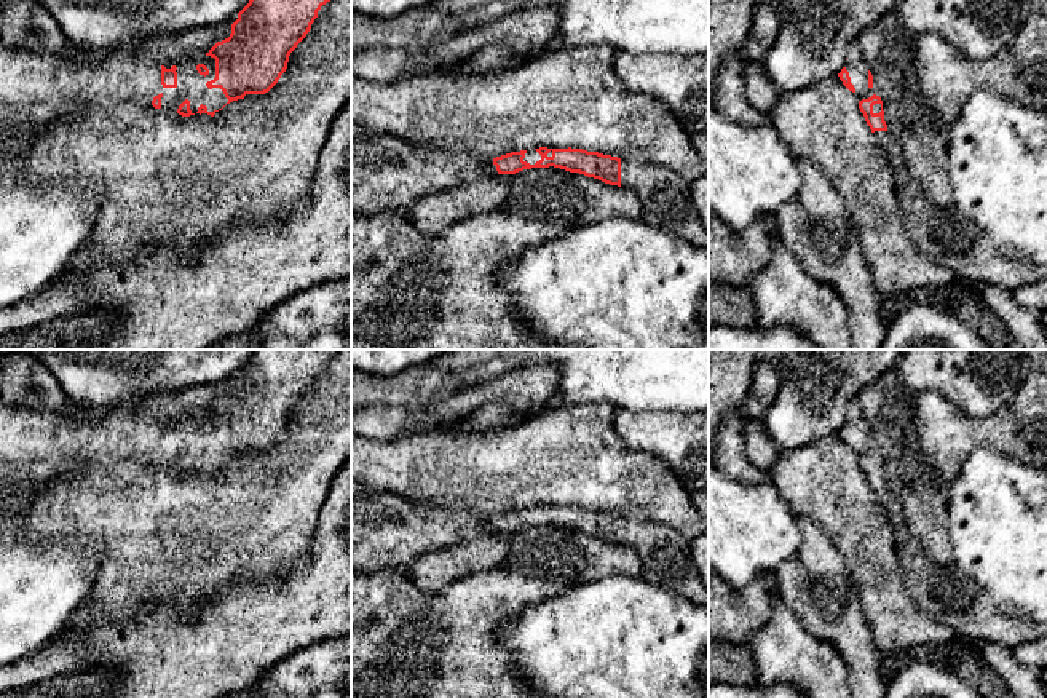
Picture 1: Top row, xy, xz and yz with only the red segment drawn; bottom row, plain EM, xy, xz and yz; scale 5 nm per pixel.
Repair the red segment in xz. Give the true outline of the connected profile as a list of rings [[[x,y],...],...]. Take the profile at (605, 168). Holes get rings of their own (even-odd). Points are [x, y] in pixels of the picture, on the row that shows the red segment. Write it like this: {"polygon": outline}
{"polygon": [[[386,104],[375,109],[372,120],[385,123],[388,134],[351,121],[351,212],[407,211],[421,198],[461,184],[554,166],[634,190],[642,203],[640,220],[696,246],[709,246],[709,232],[693,204],[689,182],[662,165],[571,147],[539,147],[496,158],[436,150],[401,137],[402,107]]]}

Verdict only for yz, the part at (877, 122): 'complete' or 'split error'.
split error

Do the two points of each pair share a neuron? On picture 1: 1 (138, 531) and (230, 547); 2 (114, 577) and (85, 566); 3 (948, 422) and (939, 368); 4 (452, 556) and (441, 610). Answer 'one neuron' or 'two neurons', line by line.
1: one neuron
2: two neurons
3: two neurons
4: two neurons

